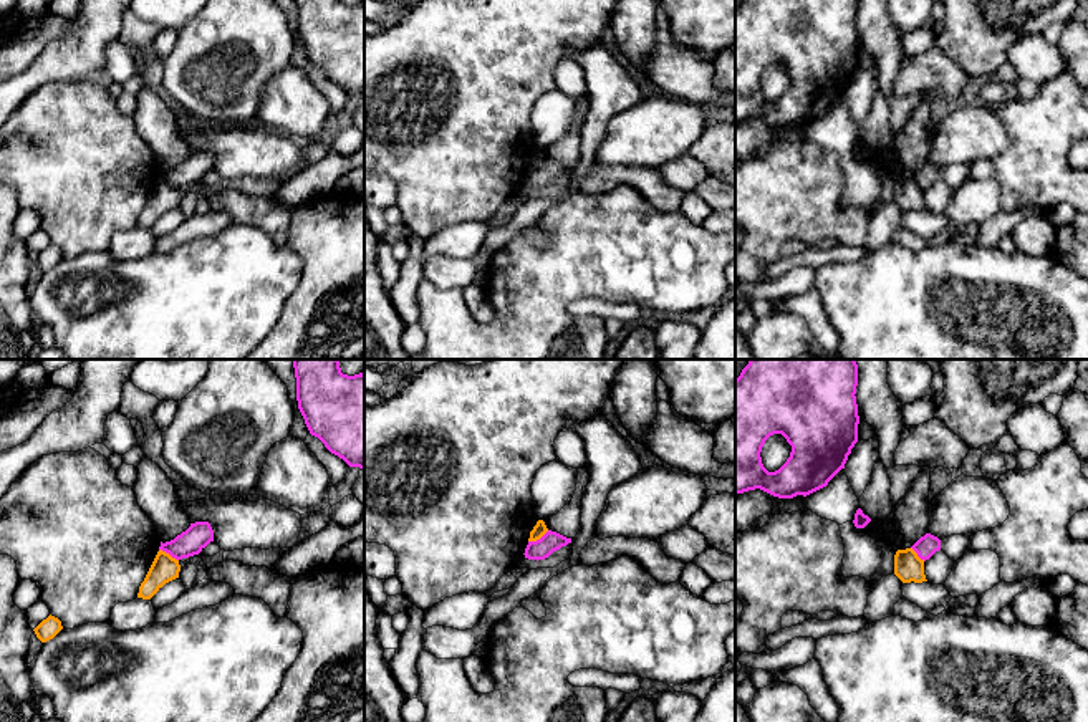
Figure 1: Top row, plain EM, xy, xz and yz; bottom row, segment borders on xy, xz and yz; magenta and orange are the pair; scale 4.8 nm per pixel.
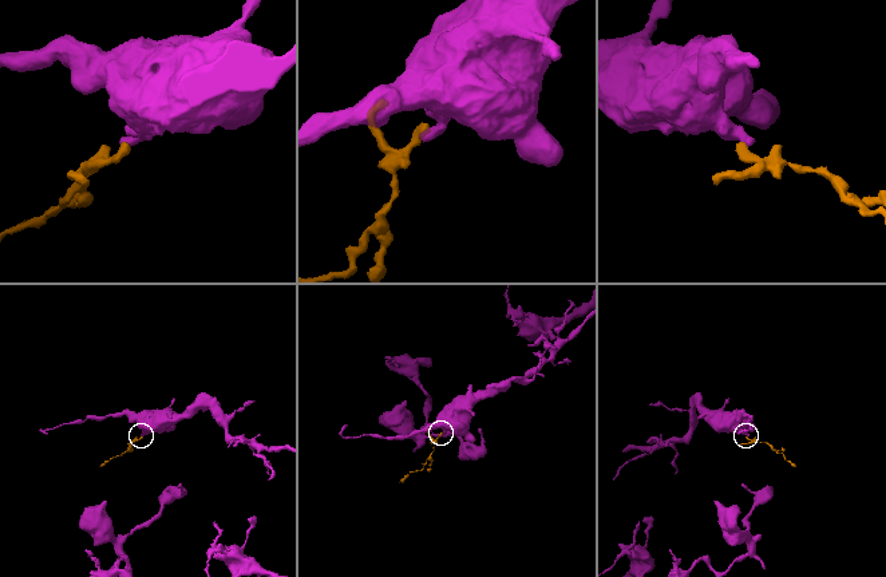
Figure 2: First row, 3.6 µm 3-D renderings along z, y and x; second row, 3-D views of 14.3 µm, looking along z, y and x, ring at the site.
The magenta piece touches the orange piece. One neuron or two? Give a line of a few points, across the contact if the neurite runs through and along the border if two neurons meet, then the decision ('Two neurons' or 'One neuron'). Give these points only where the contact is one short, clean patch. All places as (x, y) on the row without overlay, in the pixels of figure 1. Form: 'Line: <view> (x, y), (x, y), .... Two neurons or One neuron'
Line: xz (548, 159), (529, 171). Two neurons

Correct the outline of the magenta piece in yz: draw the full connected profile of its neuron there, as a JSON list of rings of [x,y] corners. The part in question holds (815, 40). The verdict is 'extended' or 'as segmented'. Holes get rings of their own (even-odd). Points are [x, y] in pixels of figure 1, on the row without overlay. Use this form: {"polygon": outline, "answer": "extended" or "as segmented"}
{"polygon": [[[742,0],[735,8],[735,123],[760,118],[778,128],[810,124],[823,116],[841,99],[858,71],[858,0]],[[782,63],[792,75],[790,86],[775,101],[762,93],[765,70]]], "answer": "as segmented"}

